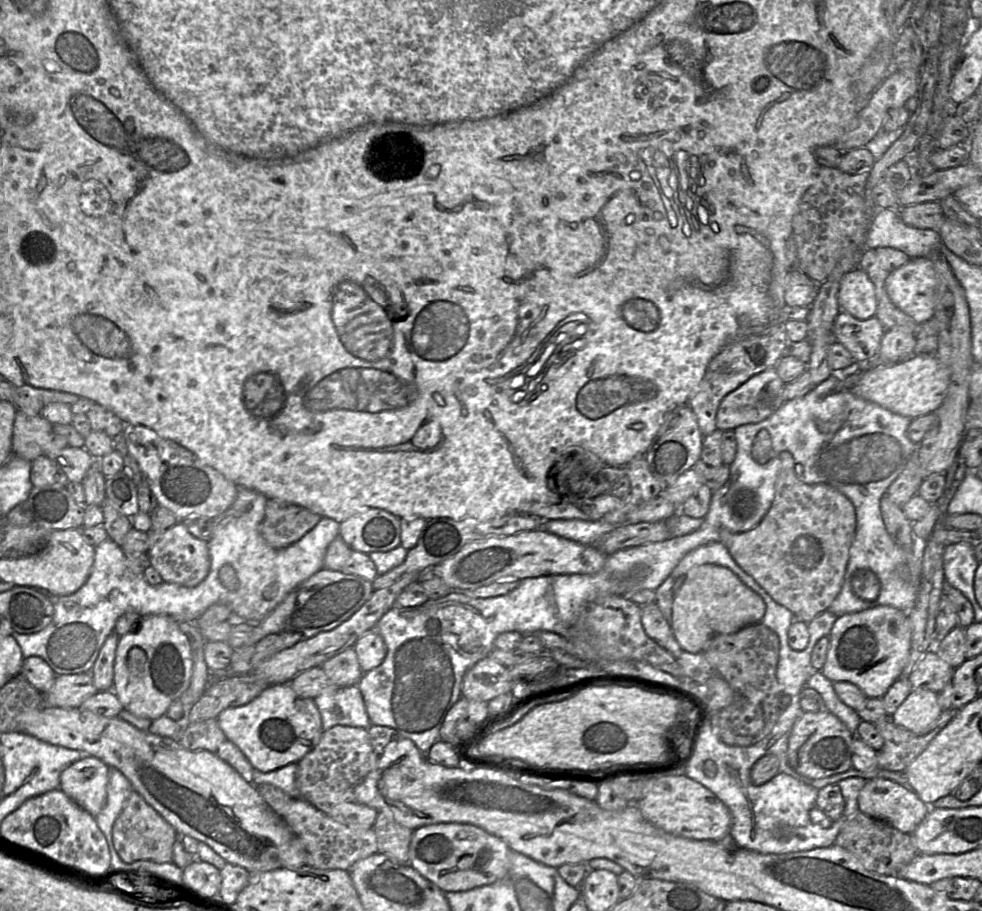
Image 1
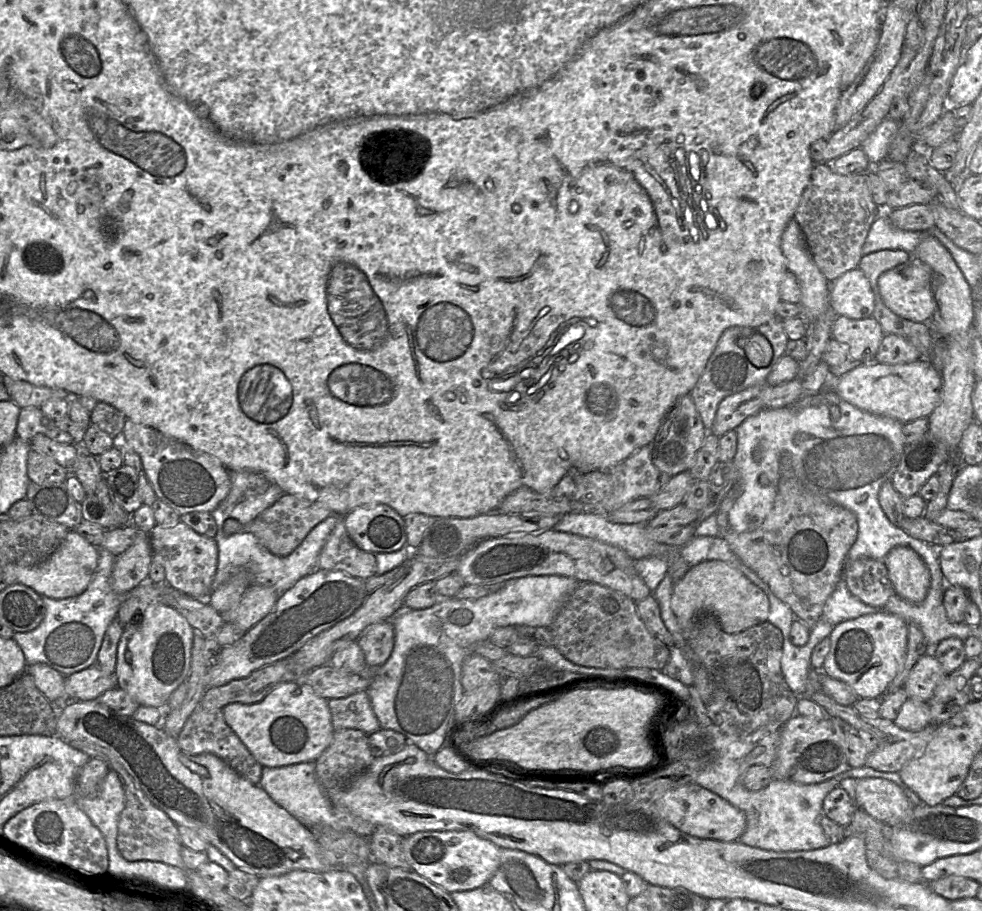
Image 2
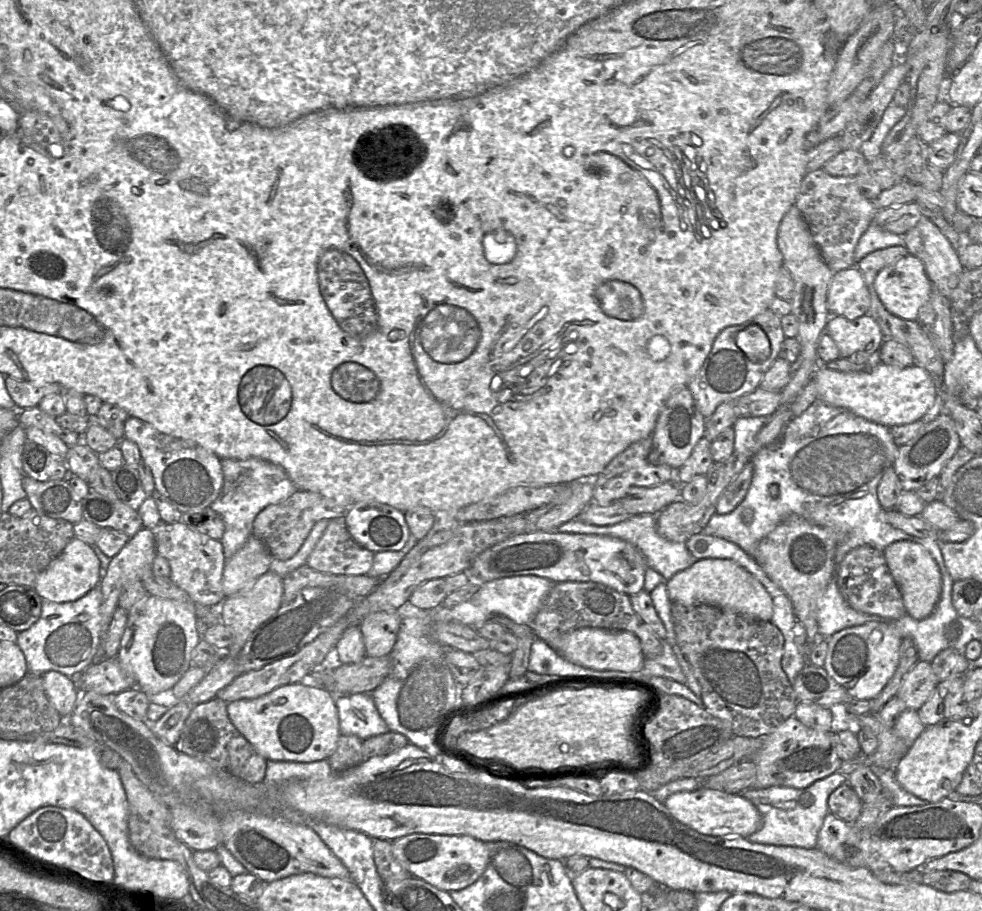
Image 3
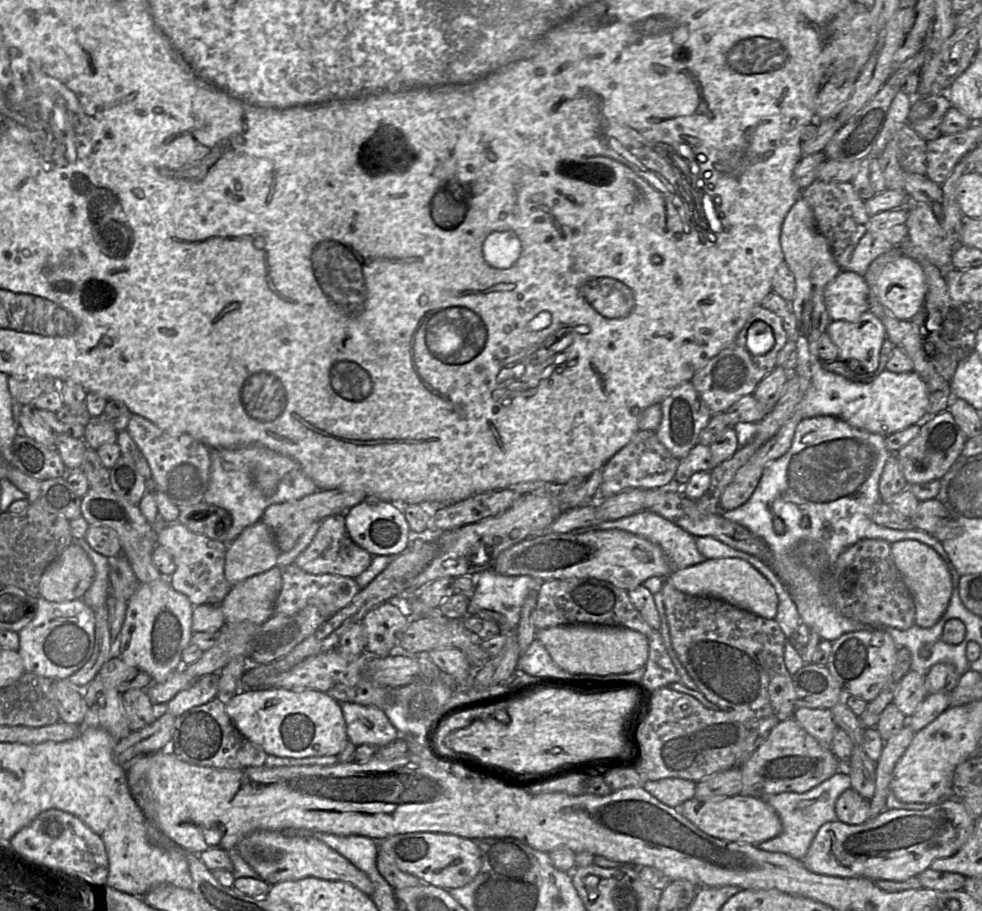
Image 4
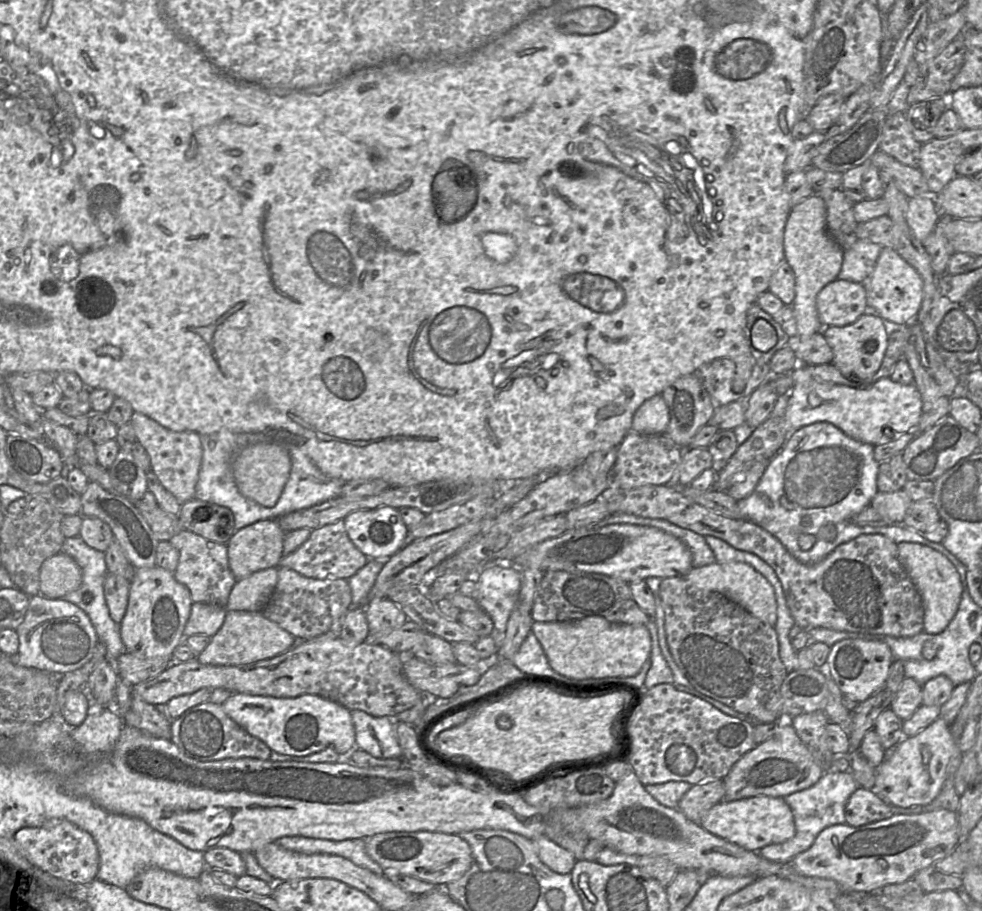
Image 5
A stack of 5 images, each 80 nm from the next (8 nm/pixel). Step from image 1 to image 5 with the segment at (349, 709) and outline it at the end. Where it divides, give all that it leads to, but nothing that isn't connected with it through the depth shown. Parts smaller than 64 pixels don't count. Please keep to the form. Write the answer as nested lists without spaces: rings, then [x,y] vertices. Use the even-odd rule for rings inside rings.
[[[361,710],[351,711],[356,748],[376,758],[402,758],[402,749],[392,718],[375,717]]]

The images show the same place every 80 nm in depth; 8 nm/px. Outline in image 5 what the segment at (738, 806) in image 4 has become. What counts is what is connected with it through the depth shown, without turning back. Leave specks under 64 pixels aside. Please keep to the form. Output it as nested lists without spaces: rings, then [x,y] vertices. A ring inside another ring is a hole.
[[[757,796],[735,801],[723,800],[705,813],[700,826],[713,835],[755,852],[764,846],[782,843],[795,835],[793,813],[781,797]]]

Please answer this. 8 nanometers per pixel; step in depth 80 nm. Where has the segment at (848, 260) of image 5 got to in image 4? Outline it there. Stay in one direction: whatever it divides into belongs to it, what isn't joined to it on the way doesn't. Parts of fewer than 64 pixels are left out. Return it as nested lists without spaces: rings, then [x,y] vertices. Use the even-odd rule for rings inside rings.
[[[866,231],[856,245],[849,263],[842,270],[855,272],[864,276],[869,265],[878,256],[888,252],[894,247],[892,243],[886,241],[883,237]]]

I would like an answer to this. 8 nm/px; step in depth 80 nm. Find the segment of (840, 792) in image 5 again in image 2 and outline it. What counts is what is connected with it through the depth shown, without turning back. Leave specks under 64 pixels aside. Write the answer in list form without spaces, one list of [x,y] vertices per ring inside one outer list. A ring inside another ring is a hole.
[[[694,685],[689,687],[689,692],[690,698],[687,702],[692,709],[693,717],[710,739],[710,762],[703,770],[691,776],[692,783],[717,794],[745,814],[746,828],[738,841],[751,847],[776,852],[815,850],[831,844],[819,823],[823,813],[823,801],[837,786],[843,788],[855,801],[857,779],[846,778],[839,783],[831,778],[817,784],[798,784],[774,779],[763,789],[757,791],[746,789],[741,783],[741,776],[754,765],[771,767],[773,754],[765,752],[766,745],[760,744],[761,739],[745,742],[722,732],[708,716]]]

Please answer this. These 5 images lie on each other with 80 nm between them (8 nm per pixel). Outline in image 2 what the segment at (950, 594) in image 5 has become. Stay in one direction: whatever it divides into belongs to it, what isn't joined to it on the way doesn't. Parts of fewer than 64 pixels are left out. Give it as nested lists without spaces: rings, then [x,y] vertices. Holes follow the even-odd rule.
[[[897,546],[884,558],[896,594],[912,603],[925,600],[931,576],[923,559],[912,548]]]

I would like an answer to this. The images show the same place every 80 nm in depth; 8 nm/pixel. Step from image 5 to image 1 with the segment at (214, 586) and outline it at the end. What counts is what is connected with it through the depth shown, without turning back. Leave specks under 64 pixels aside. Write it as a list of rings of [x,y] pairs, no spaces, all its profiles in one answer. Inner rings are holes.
[[[182,522],[175,523],[164,531],[152,531],[149,534],[148,558],[164,582],[194,587],[205,579],[210,569],[207,541],[194,537]]]

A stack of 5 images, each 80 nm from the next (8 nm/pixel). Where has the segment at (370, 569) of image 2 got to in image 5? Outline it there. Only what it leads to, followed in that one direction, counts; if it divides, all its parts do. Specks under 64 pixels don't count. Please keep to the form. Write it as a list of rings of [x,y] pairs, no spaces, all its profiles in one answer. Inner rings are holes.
[[[344,519],[312,530],[309,538],[294,552],[282,556],[279,567],[287,567],[299,574],[316,579],[346,579],[356,574],[369,561],[350,540],[344,526]]]

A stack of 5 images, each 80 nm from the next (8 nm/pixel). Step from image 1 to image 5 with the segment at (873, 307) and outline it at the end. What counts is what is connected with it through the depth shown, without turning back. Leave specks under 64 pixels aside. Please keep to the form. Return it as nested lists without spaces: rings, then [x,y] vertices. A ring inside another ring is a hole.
[[[835,279],[817,295],[816,307],[823,327],[854,323],[868,309],[863,283]]]

